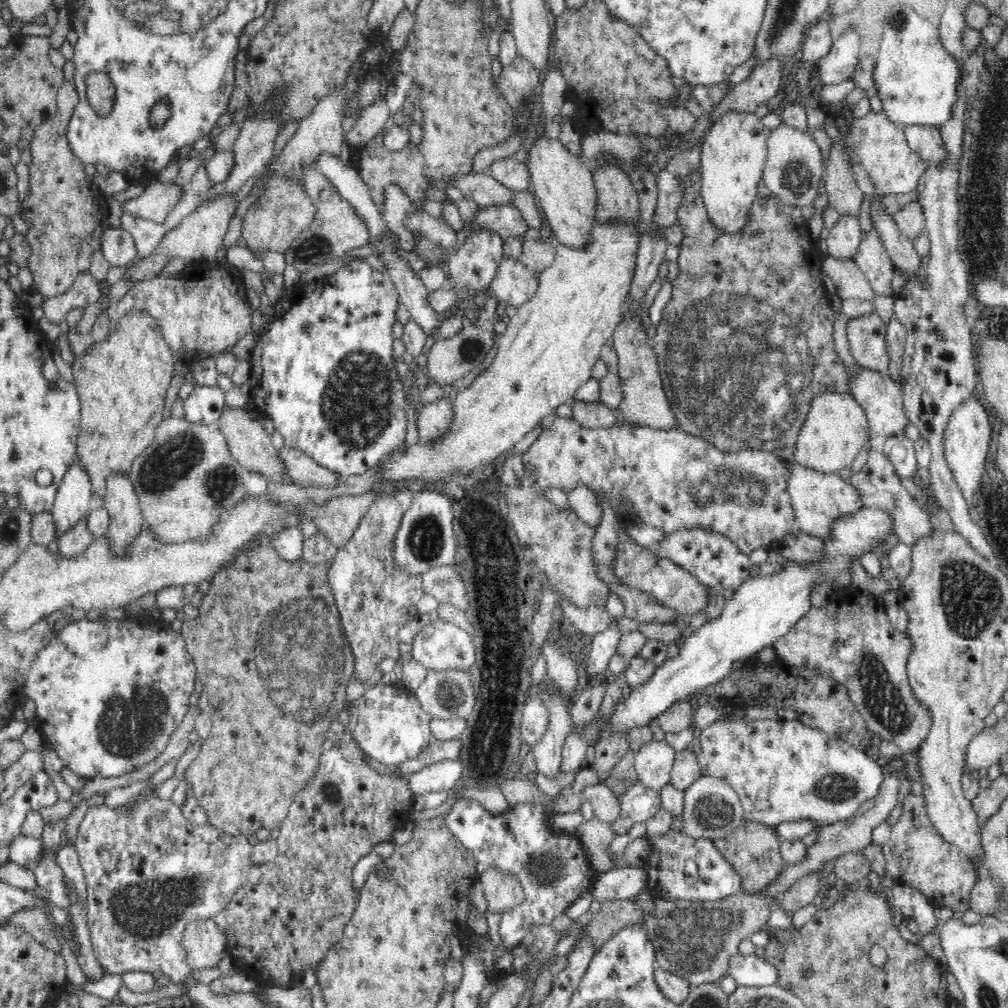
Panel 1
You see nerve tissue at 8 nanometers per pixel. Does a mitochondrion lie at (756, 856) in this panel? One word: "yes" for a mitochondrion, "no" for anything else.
no

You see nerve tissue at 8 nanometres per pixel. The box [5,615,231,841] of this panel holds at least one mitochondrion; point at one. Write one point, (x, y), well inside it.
(129, 723)

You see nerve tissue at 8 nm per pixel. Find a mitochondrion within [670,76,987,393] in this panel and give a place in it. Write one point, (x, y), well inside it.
(797, 176)

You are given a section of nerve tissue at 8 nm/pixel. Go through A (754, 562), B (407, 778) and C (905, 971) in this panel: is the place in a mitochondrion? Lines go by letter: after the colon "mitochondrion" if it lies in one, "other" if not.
A: other
B: other
C: other

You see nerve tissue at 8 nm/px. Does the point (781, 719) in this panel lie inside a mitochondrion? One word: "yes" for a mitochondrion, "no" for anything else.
no

